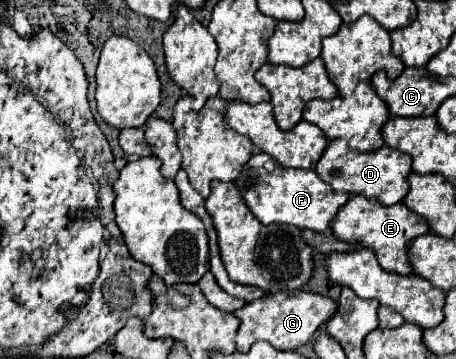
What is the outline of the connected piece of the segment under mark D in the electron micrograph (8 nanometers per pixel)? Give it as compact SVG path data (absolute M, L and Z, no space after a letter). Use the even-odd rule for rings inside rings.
M330 141L324 149L320 161L316 163L318 177L330 185L336 193L350 193L350 195L362 195L366 199L376 199L382 205L400 203L408 191L408 173L412 169L412 159L396 149L390 149L388 145L380 147L372 153L360 153L360 151L346 151L338 145L338 141Z

